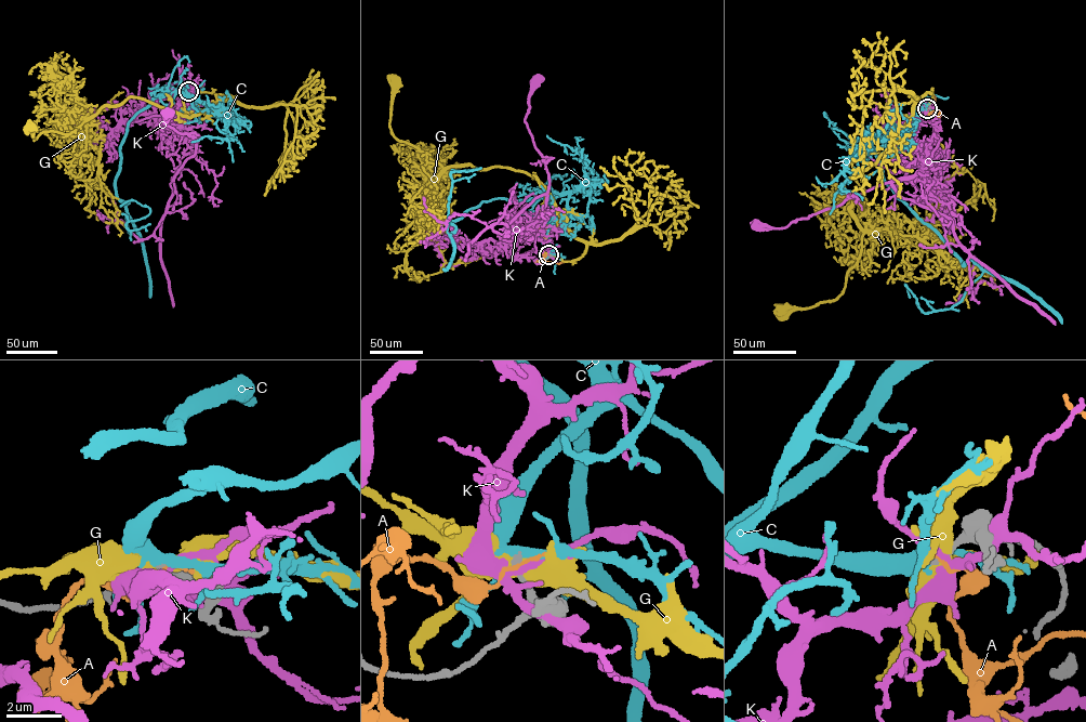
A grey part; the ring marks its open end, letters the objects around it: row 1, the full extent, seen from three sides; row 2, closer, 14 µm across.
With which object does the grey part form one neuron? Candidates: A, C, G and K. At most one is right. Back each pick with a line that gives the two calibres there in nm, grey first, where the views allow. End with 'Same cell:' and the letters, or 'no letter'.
Same cell: no letter

